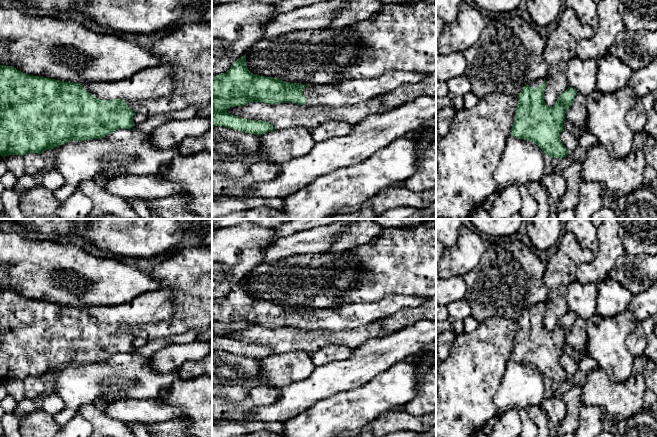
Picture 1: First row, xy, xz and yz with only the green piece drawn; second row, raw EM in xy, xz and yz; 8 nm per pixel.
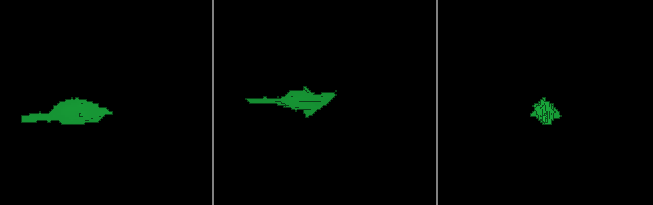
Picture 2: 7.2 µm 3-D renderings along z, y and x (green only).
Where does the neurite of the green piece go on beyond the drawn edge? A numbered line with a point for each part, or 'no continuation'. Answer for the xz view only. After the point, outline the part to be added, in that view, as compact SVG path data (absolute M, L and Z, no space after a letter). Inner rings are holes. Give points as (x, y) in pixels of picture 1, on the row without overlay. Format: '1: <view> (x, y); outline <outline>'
1: xz (355, 315); outline M388 296L379 301L342 304L332 309L309 309L302 317L309 330L356 329L392 316L404 308L418 307L426 300L416 296Z

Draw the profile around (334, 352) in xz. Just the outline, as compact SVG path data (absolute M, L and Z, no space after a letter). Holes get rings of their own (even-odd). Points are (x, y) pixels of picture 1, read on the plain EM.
M339 344L327 345L315 353L312 353L313 364L317 366L325 365L332 361L347 360L352 356L354 349Z

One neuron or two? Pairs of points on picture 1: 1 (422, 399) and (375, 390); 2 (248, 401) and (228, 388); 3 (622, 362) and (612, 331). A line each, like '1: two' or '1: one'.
1: two
2: two
3: one

